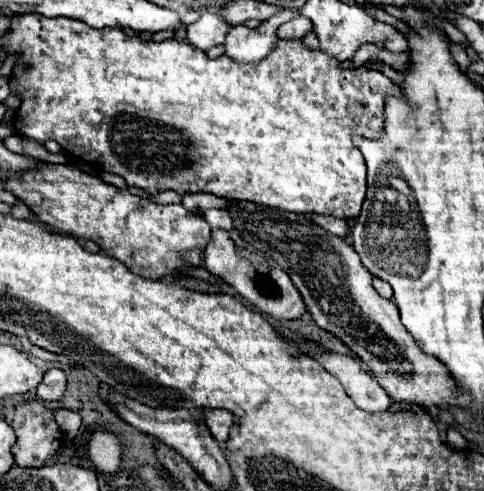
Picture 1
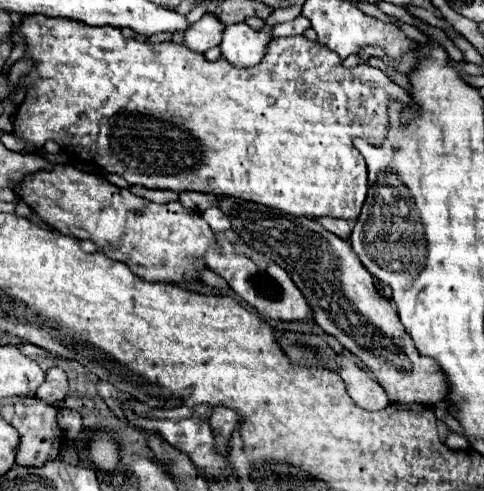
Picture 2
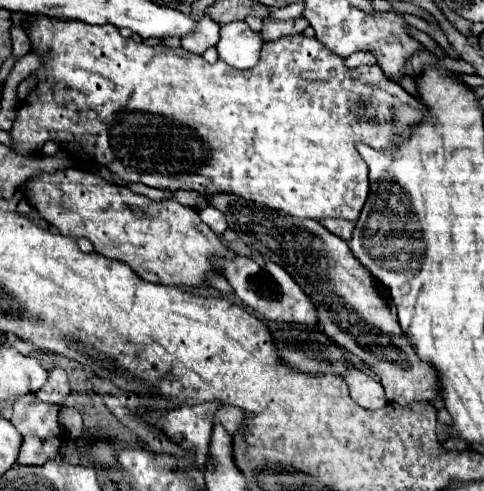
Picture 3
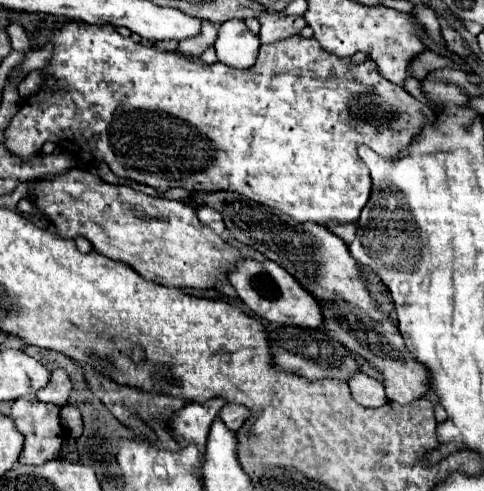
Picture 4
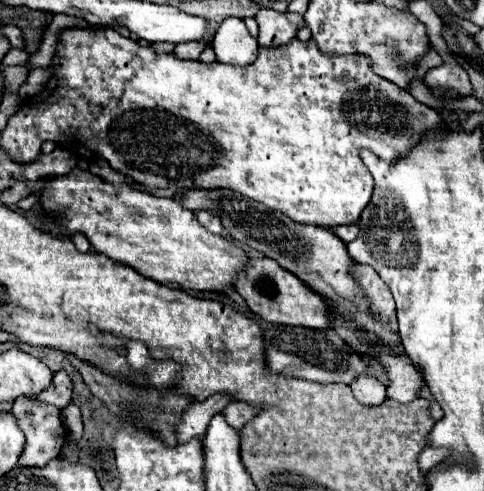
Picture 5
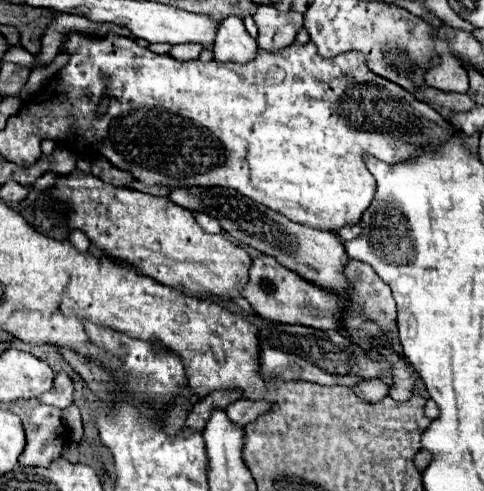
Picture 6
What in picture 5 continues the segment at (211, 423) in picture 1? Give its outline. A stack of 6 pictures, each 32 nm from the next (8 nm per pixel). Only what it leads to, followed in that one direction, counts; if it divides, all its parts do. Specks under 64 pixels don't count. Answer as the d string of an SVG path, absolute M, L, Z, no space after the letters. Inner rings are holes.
M230 402L230 404L222 410L224 418L228 420L228 424L230 424L232 428L236 428L236 430L240 430L248 420L252 420L252 418L256 416L256 412L258 412L258 408L248 406L248 404L244 404L244 402Z

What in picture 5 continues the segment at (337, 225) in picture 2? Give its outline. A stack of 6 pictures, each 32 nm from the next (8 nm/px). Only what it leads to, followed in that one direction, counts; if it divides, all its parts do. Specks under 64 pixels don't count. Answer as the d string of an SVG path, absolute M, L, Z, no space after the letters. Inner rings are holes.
M356 224L336 226L336 228L332 228L332 232L334 232L338 238L342 238L342 240L348 244L348 242L352 242L352 240L358 236L358 226L356 226Z

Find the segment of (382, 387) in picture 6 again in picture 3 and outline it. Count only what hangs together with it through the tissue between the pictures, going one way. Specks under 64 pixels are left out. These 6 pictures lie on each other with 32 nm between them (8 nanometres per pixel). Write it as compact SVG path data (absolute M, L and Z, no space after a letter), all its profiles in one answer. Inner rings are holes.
M350 366L346 368L344 380L348 384L352 400L358 406L368 408L368 410L378 410L378 408L384 408L388 404L388 398L384 394L382 384L378 380L370 378L368 374L364 374L362 370L358 370L356 366L354 368L350 368Z

